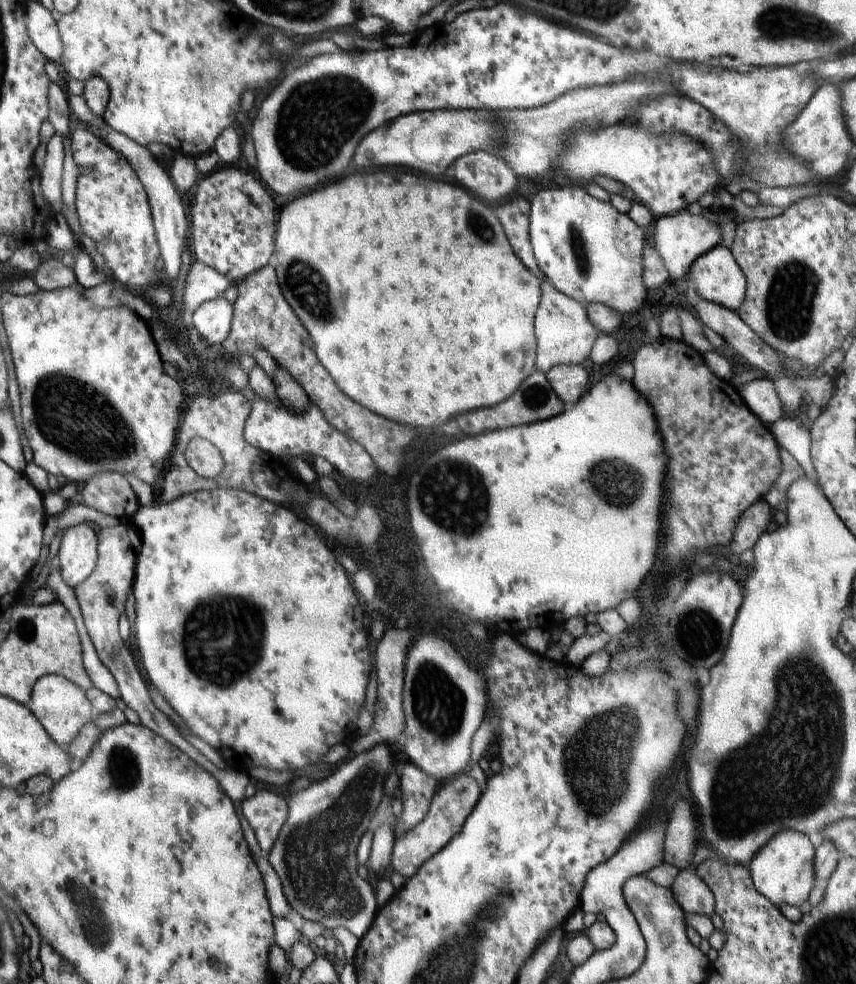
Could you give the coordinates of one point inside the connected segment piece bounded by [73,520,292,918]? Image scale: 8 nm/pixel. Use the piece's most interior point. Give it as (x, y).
(101, 597)

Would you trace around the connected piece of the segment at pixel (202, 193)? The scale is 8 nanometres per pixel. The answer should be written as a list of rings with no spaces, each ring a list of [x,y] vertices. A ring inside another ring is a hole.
[[[224,165],[201,176],[190,210],[192,256],[230,281],[260,270],[275,253],[278,216],[274,200],[252,174]]]

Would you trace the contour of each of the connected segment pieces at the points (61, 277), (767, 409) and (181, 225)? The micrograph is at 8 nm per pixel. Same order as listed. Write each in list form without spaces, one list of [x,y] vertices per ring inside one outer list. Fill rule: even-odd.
[[[55,254],[51,260],[39,264],[32,280],[40,290],[51,291],[54,288],[78,285],[74,271],[58,261]]]
[[[771,378],[744,384],[740,394],[746,406],[764,424],[775,423],[778,419],[784,418],[783,404]]]
[[[110,125],[103,126],[101,132],[96,134],[109,147],[112,147],[120,156],[123,156],[144,185],[147,192],[147,199],[153,216],[153,223],[156,231],[156,238],[160,247],[162,260],[164,260],[163,274],[174,278],[180,274],[182,268],[182,249],[187,242],[186,230],[188,230],[188,218],[184,206],[182,206],[181,192],[176,188],[173,180],[168,176],[164,167],[157,161],[157,157],[150,153],[146,146],[142,146],[134,140],[129,139],[125,134],[115,131]]]

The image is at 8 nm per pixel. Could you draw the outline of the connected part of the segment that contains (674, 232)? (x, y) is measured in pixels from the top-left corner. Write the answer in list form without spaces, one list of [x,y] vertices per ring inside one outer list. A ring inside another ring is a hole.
[[[687,209],[673,215],[656,217],[653,237],[654,246],[672,278],[686,277],[694,260],[722,244],[720,225],[708,219],[706,214],[691,214]]]

